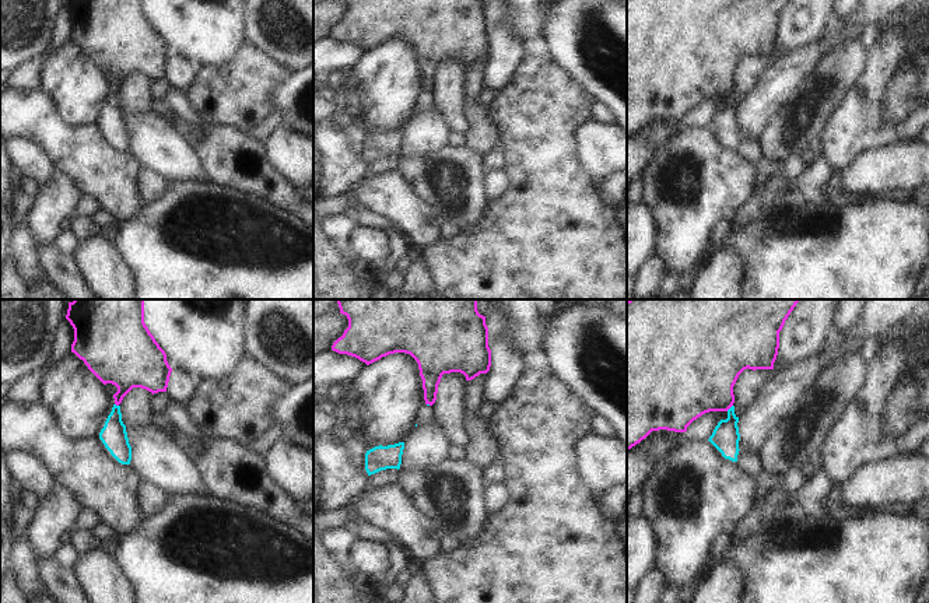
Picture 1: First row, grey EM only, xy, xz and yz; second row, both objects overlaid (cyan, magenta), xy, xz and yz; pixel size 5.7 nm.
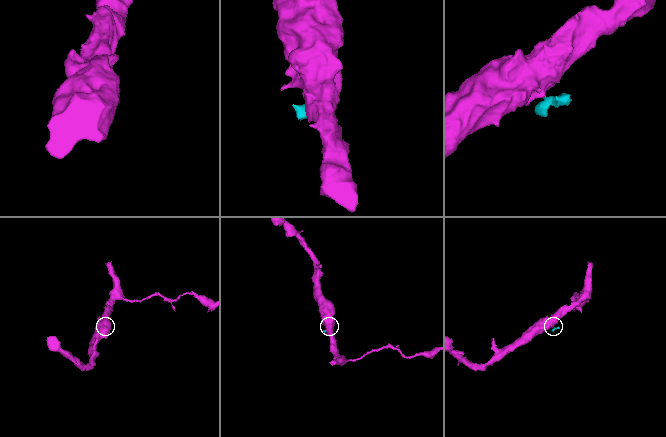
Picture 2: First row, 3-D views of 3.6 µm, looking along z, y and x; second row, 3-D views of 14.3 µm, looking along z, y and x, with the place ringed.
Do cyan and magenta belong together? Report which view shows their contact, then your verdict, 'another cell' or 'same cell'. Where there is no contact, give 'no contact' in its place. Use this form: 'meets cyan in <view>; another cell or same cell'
meets cyan in yz; another cell

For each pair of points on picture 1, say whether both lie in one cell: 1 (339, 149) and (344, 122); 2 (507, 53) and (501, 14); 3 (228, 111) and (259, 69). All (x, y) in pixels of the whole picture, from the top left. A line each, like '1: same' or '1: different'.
1: different
2: same
3: same

